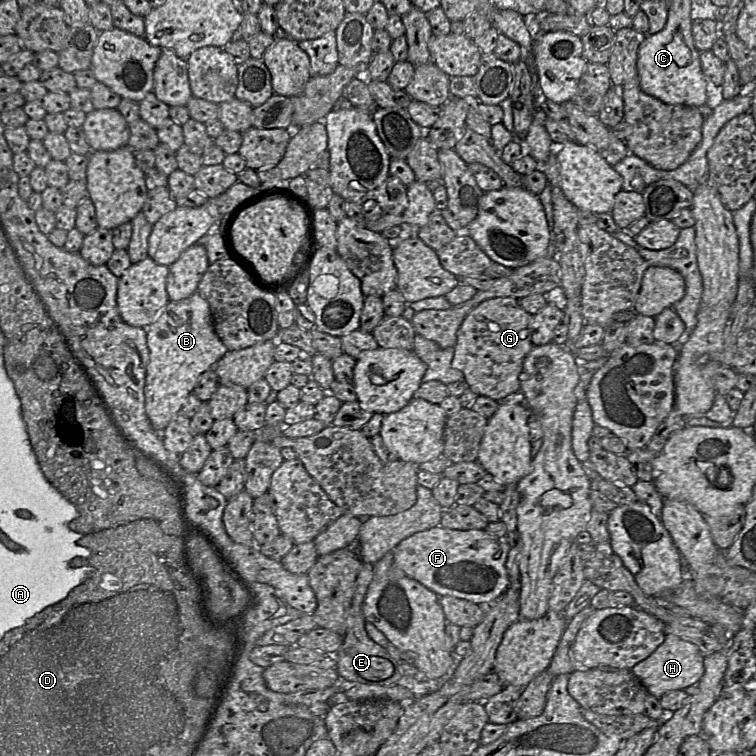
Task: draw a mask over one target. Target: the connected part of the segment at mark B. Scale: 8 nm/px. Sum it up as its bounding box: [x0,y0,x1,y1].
[144,292,229,433]

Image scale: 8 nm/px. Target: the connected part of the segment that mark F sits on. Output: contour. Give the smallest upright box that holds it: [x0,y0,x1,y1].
[393,526,510,611]

